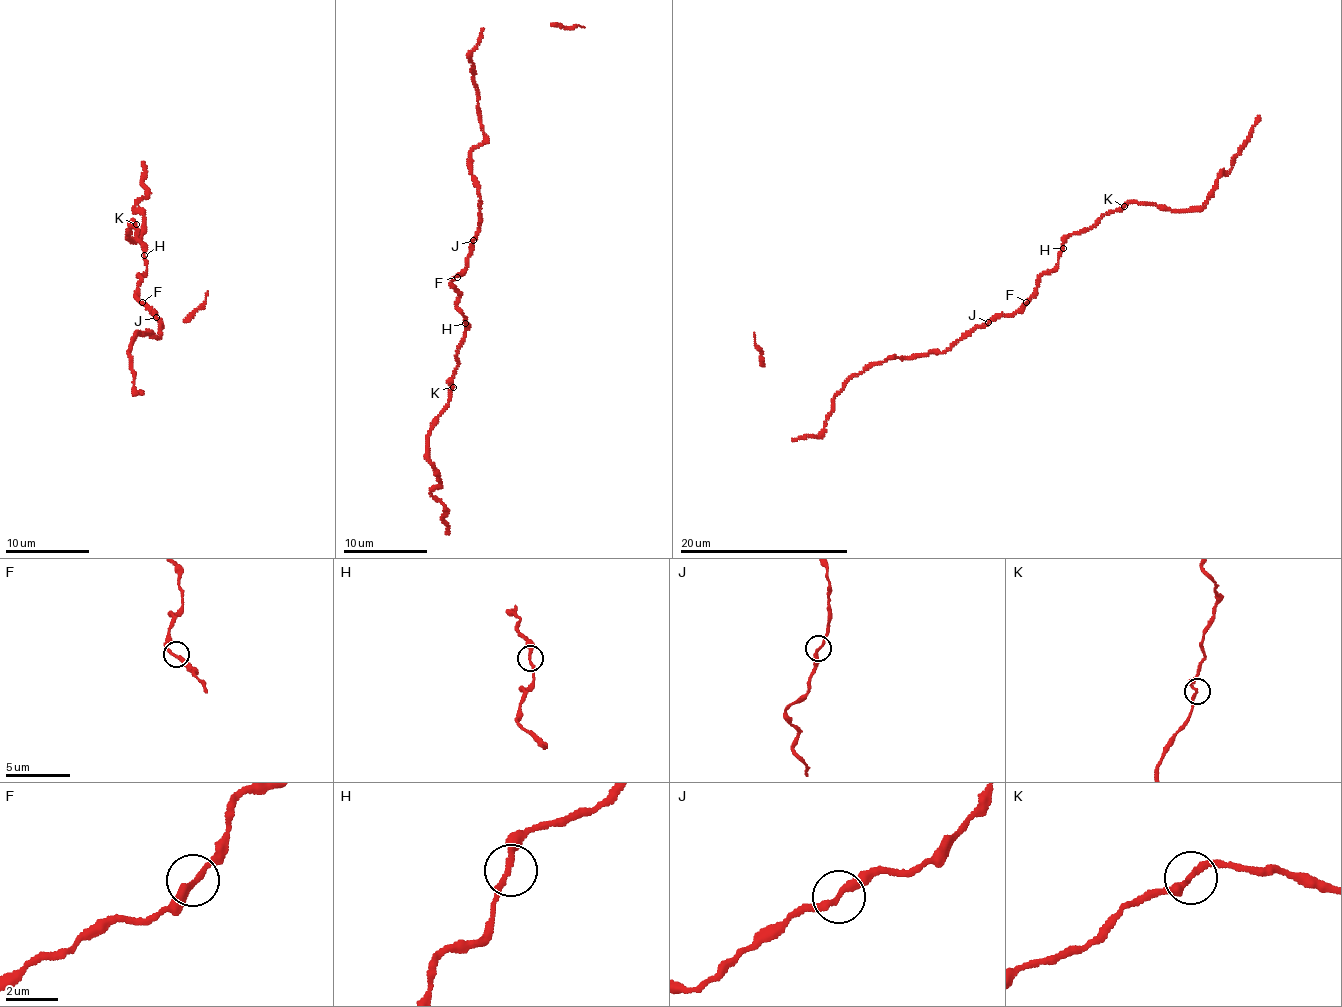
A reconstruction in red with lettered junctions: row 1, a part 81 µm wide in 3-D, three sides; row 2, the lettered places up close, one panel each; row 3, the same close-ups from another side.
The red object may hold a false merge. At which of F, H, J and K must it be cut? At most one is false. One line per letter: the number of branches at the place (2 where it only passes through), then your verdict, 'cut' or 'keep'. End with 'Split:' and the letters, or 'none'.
F: 2 branches meet; keep
H: 2 branches meet; keep
J: 2 branches meet; keep
K: 2 branches meet; keep
Split: none

